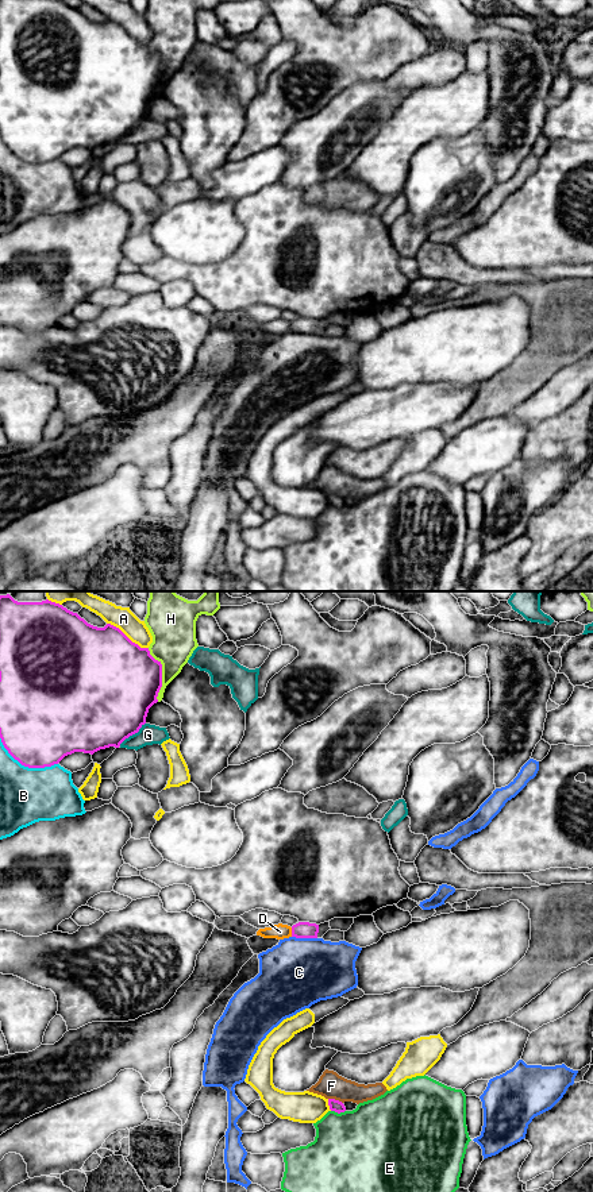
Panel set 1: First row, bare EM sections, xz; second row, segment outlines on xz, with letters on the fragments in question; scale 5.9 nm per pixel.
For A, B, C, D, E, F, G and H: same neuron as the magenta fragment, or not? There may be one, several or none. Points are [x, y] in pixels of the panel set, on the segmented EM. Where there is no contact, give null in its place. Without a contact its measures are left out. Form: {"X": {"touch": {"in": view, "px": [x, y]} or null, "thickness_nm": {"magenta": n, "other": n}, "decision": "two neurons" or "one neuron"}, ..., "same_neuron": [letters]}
{"A": {"touch": {"in": "xz", "px": [126, 636]}, "thickness_nm": {"magenta": 500, "other": 130}, "decision": "two neurons"}, "B": {"touch": {"in": "xz", "px": [26, 766]}, "thickness_nm": {"magenta": 460, "other": 340}, "decision": "two neurons"}, "C": {"touch": {"in": "xz", "px": [304, 937]}, "thickness_nm": {"magenta": 100, "other": 420}, "decision": "two neurons"}, "D": {"touch": {"in": "xz", "px": [292, 932]}, "thickness_nm": {"magenta": 100, "other": 90}, "decision": "two neurons"}, "E": {"touch": {"in": "xz", "px": [338, 1113]}, "thickness_nm": {"magenta": 70, "other": 480}, "decision": "two neurons"}, "F": {"touch": {"in": "xz", "px": [334, 1099]}, "thickness_nm": {"magenta": 70, "other": 160}, "decision": "two neurons"}, "G": {"touch": {"in": "xz", "px": [133, 733]}, "thickness_nm": {"magenta": 500, "other": 120}, "decision": "two neurons"}, "H": {"touch": {"in": "xz", "px": [161, 675]}, "thickness_nm": {"magenta": 460, "other": 260}, "decision": "two neurons"}, "same_neuron": []}

